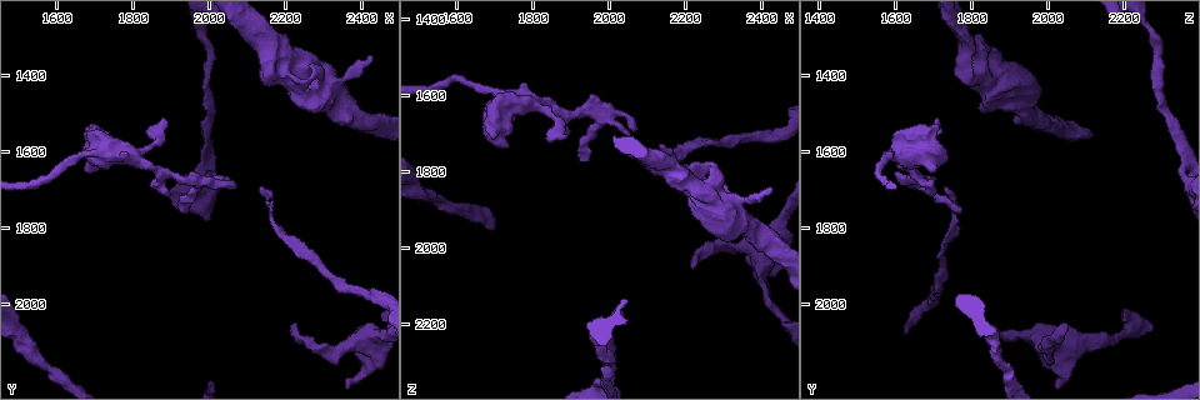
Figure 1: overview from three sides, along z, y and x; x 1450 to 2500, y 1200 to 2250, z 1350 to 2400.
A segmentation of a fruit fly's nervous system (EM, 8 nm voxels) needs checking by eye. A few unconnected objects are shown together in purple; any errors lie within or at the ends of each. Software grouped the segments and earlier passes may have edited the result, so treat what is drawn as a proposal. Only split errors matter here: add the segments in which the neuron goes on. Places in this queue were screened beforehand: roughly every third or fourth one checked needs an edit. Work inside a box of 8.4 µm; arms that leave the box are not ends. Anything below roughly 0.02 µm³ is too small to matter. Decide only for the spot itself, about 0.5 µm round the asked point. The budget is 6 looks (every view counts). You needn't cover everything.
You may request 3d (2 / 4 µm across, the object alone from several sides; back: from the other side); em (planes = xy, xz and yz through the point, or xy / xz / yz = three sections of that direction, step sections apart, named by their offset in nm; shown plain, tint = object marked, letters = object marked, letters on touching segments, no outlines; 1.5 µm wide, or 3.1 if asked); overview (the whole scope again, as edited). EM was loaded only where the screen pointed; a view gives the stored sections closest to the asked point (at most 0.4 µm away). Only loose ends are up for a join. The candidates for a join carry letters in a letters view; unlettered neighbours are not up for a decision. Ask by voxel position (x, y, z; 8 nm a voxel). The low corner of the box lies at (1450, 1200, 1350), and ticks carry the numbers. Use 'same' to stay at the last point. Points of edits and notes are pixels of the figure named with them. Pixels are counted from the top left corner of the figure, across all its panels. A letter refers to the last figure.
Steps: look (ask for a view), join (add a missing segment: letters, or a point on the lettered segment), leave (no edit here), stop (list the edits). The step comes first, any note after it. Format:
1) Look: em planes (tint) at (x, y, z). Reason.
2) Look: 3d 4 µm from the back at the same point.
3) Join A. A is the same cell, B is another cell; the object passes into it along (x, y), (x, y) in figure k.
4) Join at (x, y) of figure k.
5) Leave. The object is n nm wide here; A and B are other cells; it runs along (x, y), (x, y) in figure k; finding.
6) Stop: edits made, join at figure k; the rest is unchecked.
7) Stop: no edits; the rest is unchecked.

Look: 3d 2 µm at (2230, 2045, 2055). An open end.

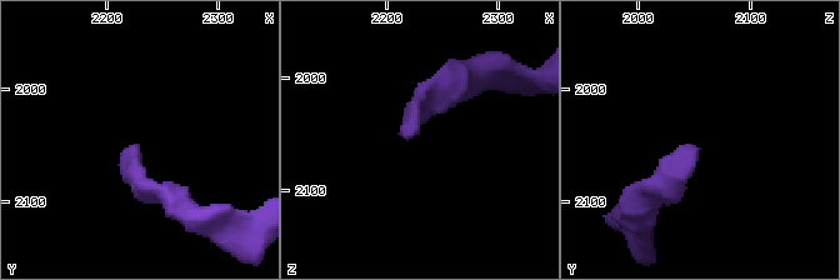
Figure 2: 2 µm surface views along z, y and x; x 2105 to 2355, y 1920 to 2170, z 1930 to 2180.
Look: em planes (tint) at (2228, 2050, 2050). Now the EM.

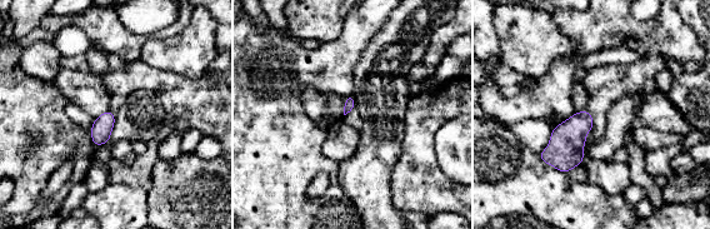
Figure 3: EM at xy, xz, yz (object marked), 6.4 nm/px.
Look: em planes (letters) at the same point.

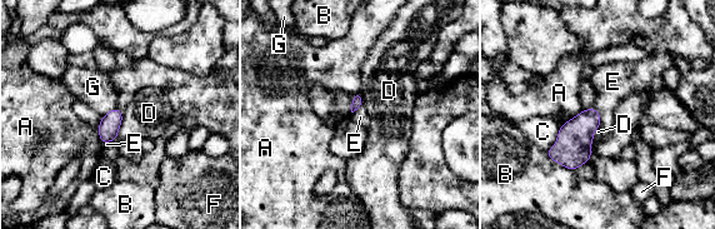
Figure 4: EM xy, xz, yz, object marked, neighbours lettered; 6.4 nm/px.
Leave. A, B, C, D, E, F and G are other cells; a border runs along (594, 108), (601, 123) in figure 4; no lettered segment goes on from it.

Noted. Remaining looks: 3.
Look: 3d 4 µm at (2420, 1350, 1840). An open end.

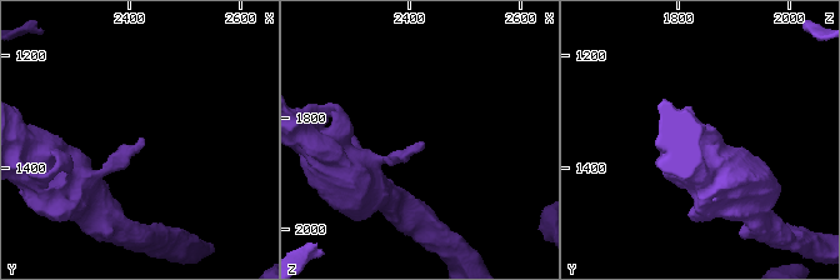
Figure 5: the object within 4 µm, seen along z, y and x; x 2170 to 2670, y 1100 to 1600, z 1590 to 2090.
Look: em planes (plain) at (2425, 1345, 1845).

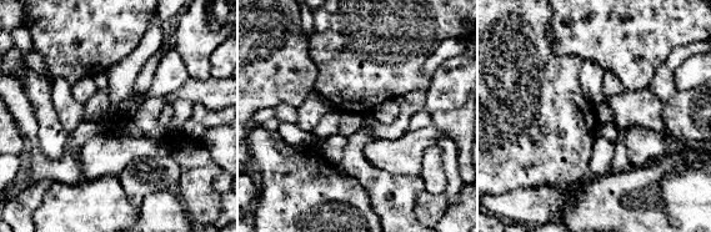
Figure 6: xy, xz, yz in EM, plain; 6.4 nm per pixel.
Look: em planes (letters) at the same point. See the neighbours.

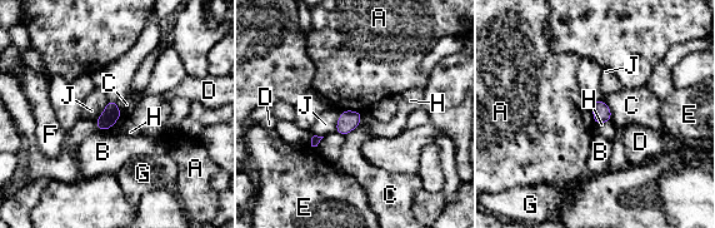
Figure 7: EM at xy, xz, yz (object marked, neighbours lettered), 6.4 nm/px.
Leave. The longest contact is with C, 160 nm; A, B, C, D, E, F, G, H and J are other cells; a border runs along (599, 99), (609, 108), (613, 118) in figure 7; none of them fits.

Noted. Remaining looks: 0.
Stop: no edits; the rest is unchecked.

